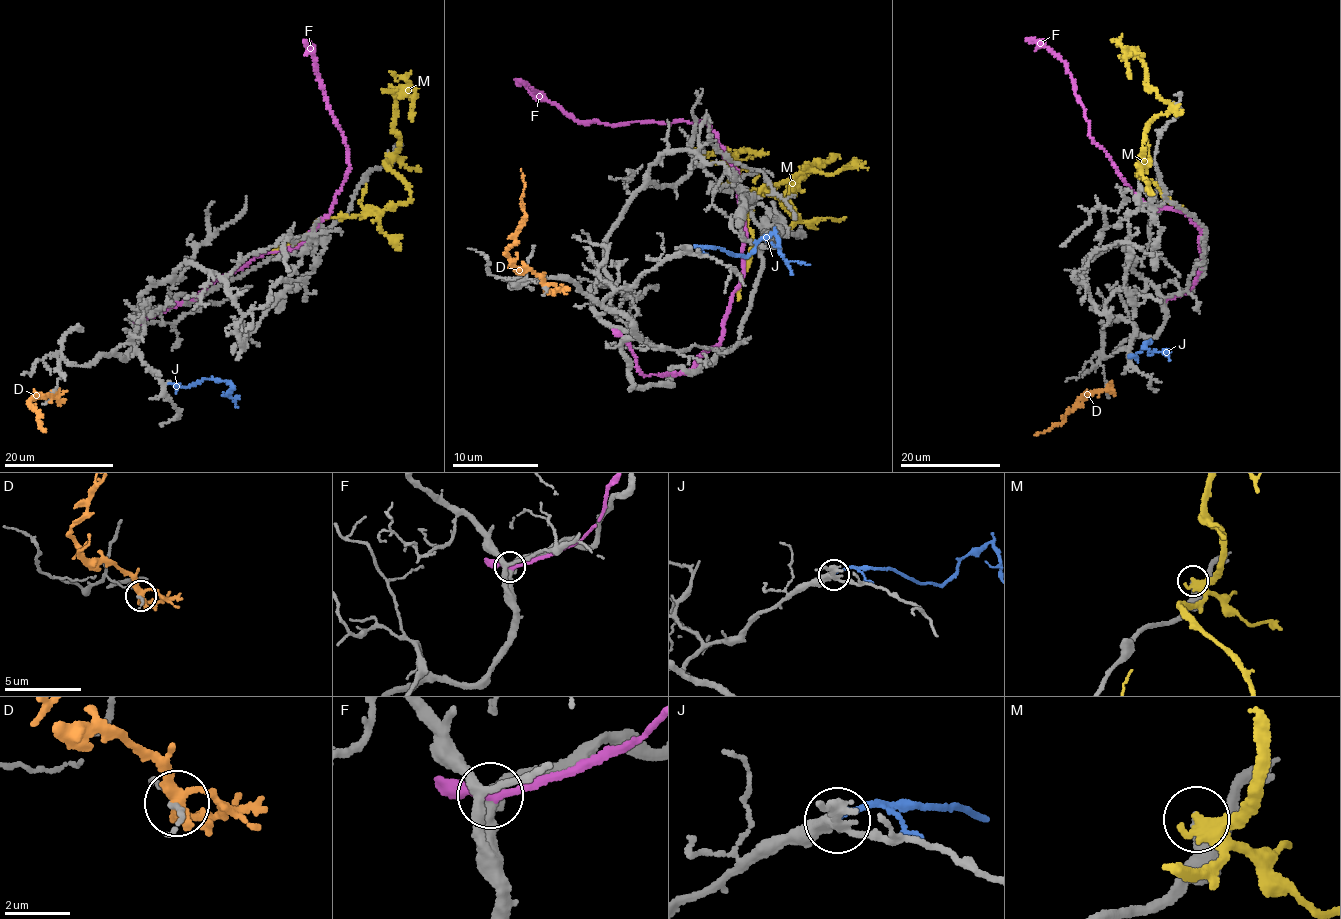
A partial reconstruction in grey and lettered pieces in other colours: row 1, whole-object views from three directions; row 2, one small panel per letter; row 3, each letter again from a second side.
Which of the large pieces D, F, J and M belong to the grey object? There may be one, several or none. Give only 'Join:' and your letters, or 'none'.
Join: J

